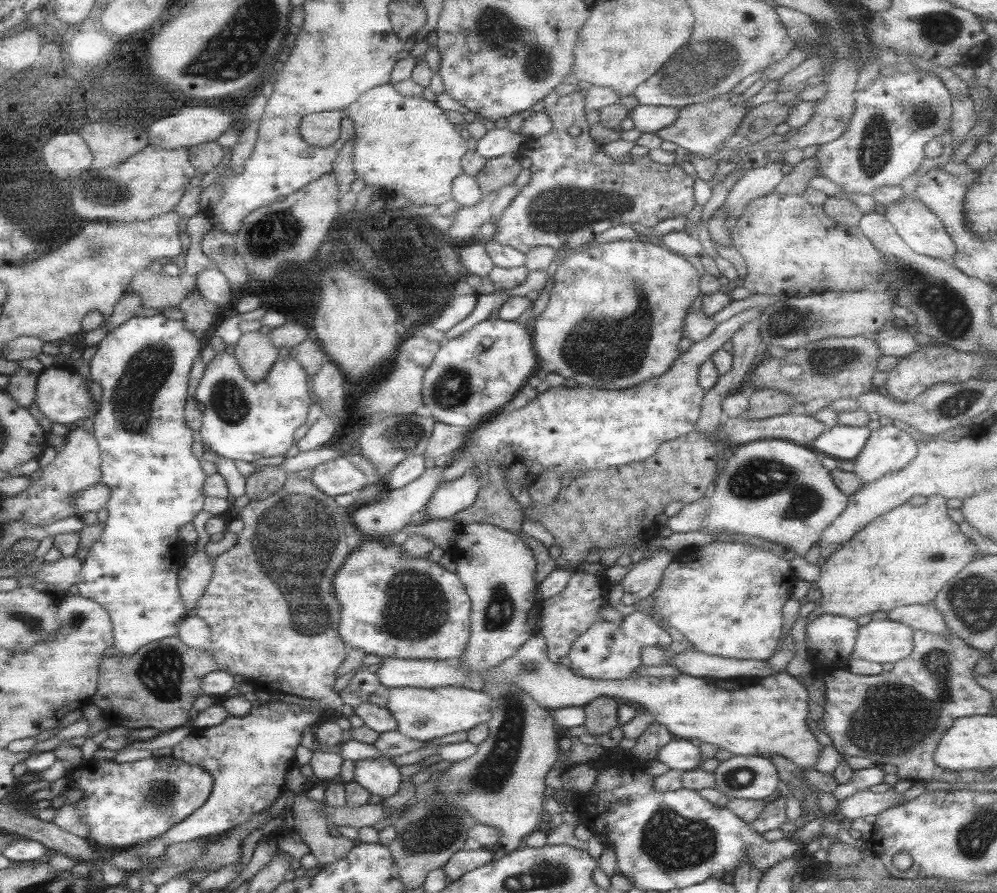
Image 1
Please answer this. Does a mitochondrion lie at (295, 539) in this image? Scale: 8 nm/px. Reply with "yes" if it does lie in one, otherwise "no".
yes

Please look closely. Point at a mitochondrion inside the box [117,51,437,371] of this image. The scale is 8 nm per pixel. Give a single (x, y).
(280, 226)

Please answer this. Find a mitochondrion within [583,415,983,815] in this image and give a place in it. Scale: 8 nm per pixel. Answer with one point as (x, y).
(892, 720)

